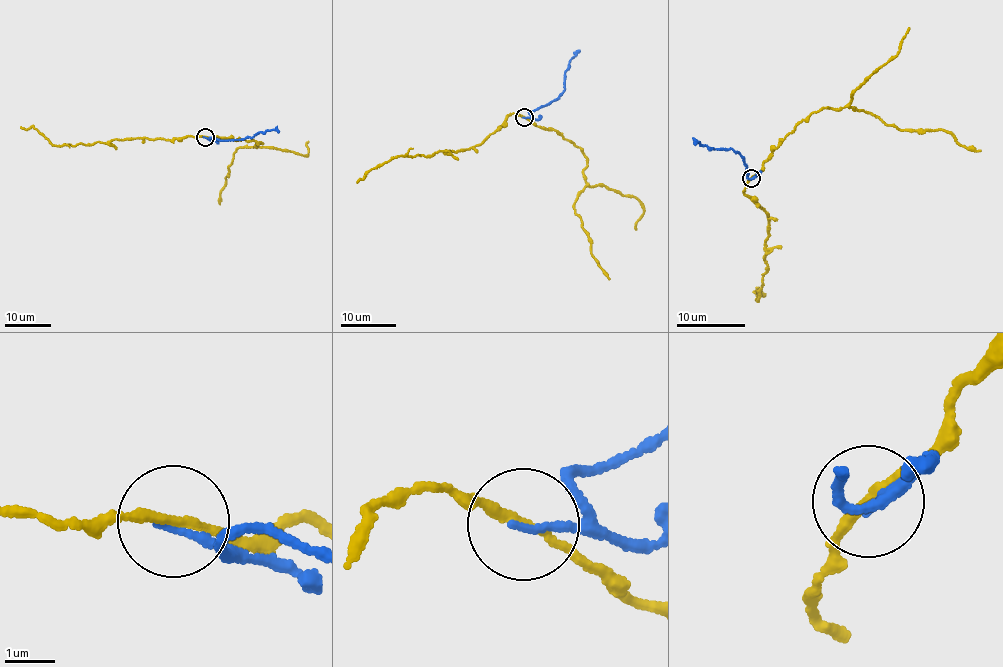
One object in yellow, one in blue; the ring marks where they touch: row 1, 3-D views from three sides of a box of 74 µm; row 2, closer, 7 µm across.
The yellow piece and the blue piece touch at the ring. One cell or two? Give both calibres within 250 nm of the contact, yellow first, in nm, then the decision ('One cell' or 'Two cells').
Thickness 170 nm (yellow) against 160 nm. Two cells

